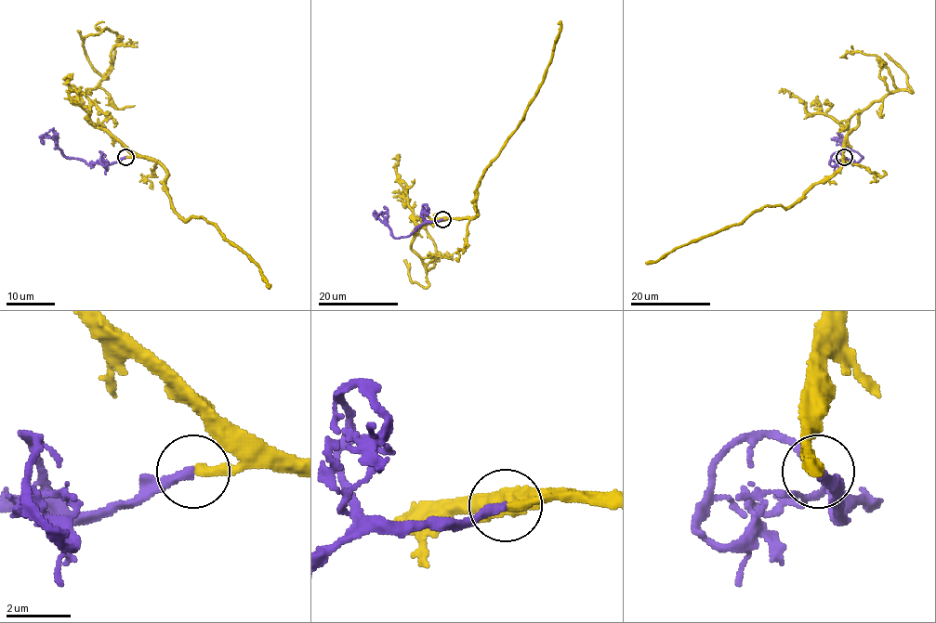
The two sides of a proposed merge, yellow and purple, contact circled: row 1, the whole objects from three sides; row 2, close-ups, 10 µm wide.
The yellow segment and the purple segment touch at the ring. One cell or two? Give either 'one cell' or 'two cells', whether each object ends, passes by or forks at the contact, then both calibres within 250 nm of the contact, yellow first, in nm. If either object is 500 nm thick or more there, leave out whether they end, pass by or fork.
one cell | yellow ends | purple ends | 260/280 nm

